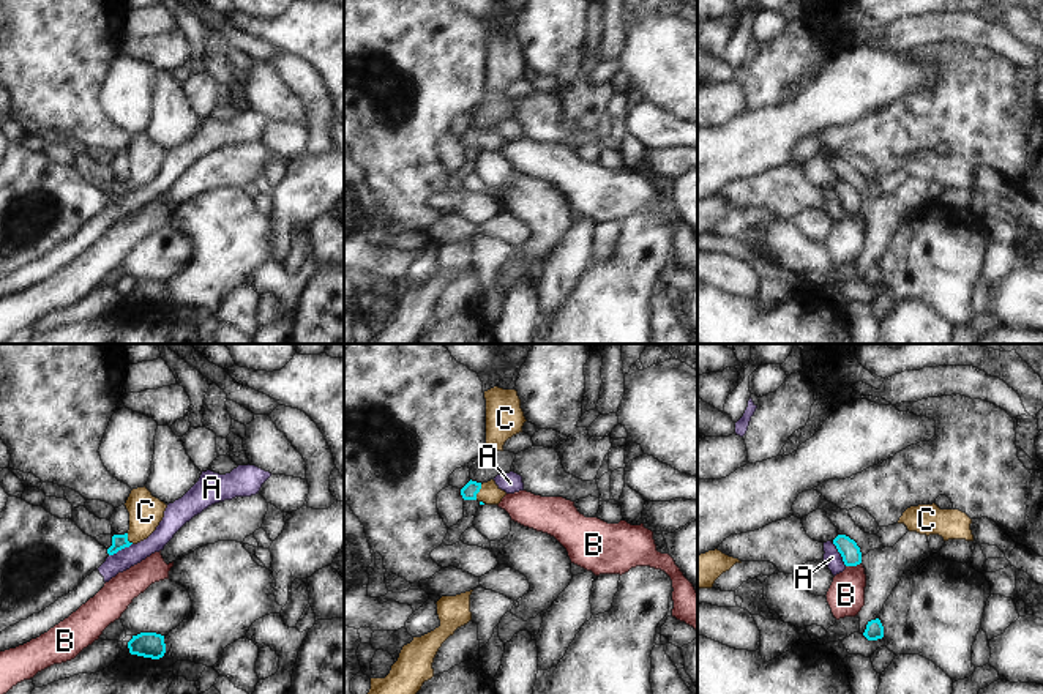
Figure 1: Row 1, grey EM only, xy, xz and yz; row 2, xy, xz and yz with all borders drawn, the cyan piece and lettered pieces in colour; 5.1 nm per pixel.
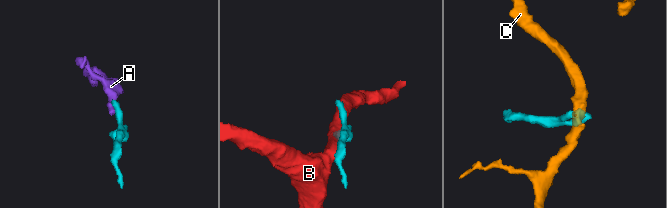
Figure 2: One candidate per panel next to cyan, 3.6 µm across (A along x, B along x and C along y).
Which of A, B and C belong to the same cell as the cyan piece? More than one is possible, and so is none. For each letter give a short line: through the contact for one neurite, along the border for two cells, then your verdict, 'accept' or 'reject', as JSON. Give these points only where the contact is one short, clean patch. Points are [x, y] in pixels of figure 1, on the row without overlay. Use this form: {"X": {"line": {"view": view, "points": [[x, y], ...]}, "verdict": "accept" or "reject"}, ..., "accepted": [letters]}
{"A": {"line": {"view": "xy", "points": [[131, 190], [109, 202]]}, "verdict": "reject"}, "B": {"verdict": "reject"}, "C": {"line": {"view": "xz", "points": [[472, 134], [478, 138], [489, 139]]}, "verdict": "accept"}, "accepted": ["C"]}

